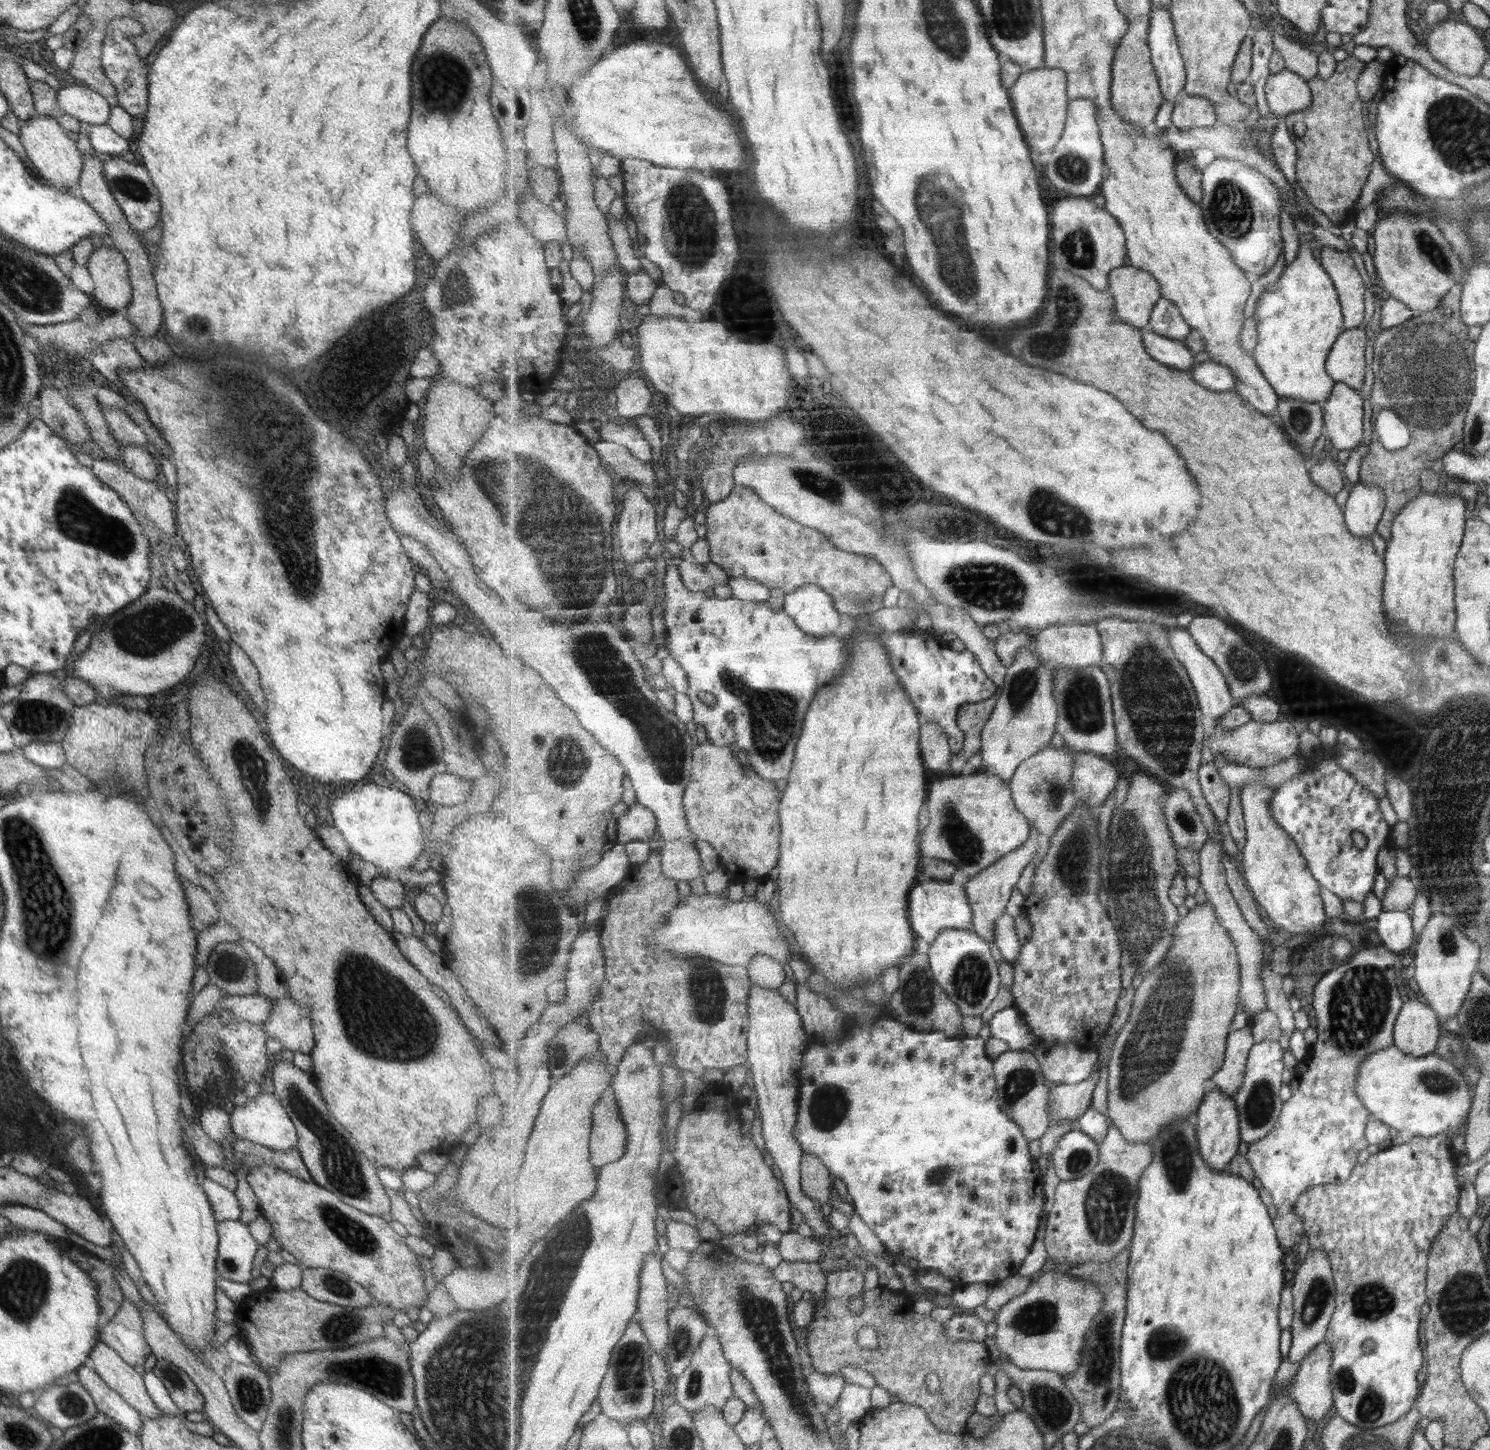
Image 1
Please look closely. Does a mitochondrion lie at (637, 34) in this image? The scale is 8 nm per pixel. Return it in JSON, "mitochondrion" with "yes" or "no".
{"mitochondrion":"no"}

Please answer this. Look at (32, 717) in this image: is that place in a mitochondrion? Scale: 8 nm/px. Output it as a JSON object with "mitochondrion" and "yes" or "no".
{"mitochondrion":"yes"}

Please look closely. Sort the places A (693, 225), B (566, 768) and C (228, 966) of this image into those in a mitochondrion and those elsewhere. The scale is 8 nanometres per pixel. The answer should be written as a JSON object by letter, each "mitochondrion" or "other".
{"A":"mitochondrion","B":"mitochondrion","C":"mitochondrion"}

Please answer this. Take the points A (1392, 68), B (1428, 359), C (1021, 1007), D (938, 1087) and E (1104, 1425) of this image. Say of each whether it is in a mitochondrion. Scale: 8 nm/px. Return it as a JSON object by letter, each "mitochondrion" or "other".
{"A":"other","B":"mitochondrion","C":"other","D":"other","E":"other"}

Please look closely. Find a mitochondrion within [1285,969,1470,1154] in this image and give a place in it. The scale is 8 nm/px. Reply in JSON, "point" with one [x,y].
{"point":[1440,1083]}

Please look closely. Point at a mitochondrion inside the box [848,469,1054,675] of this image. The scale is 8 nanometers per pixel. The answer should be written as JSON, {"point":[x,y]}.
{"point":[989,587]}

